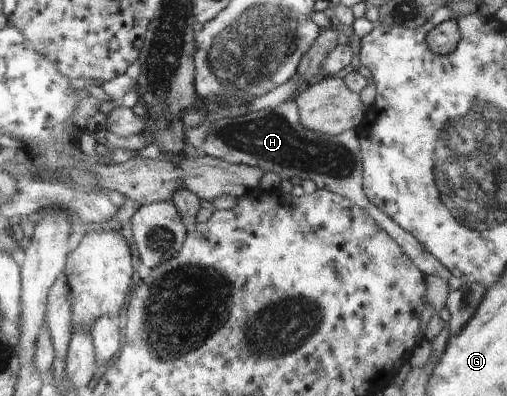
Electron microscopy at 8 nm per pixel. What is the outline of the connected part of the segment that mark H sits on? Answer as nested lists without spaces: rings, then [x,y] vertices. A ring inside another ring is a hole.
[[[295,99],[280,103],[275,109],[263,109],[257,113],[241,114],[239,117],[221,117],[219,121],[213,123],[213,127],[209,129],[209,134],[204,142],[204,149],[207,156],[224,159],[232,164],[243,164],[246,166],[257,166],[263,171],[273,171],[282,179],[291,179],[292,177],[300,177],[304,179],[312,179],[319,189],[328,189],[333,193],[348,197],[357,207],[364,209],[381,229],[384,229],[400,246],[401,249],[411,258],[415,267],[422,271],[425,276],[434,275],[442,280],[447,280],[452,273],[442,264],[436,257],[433,257],[411,233],[399,227],[391,218],[387,217],[376,205],[373,205],[365,195],[362,188],[362,153],[356,130],[354,128],[343,131],[336,136],[320,134],[309,131],[304,128],[300,122],[300,115]]]

